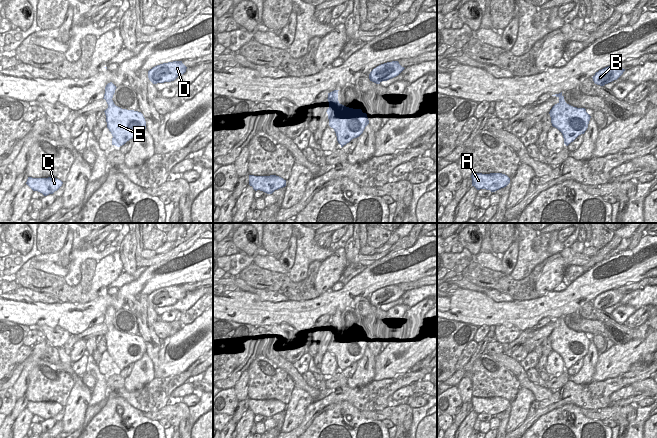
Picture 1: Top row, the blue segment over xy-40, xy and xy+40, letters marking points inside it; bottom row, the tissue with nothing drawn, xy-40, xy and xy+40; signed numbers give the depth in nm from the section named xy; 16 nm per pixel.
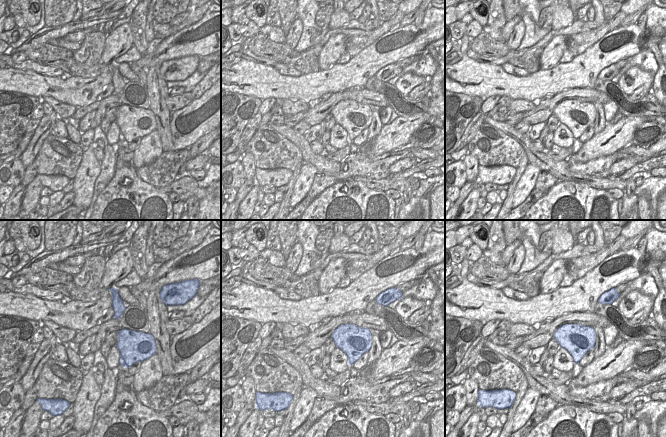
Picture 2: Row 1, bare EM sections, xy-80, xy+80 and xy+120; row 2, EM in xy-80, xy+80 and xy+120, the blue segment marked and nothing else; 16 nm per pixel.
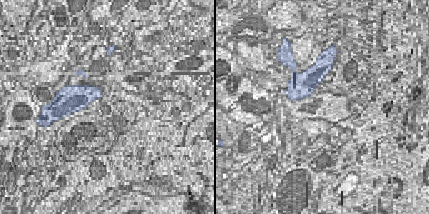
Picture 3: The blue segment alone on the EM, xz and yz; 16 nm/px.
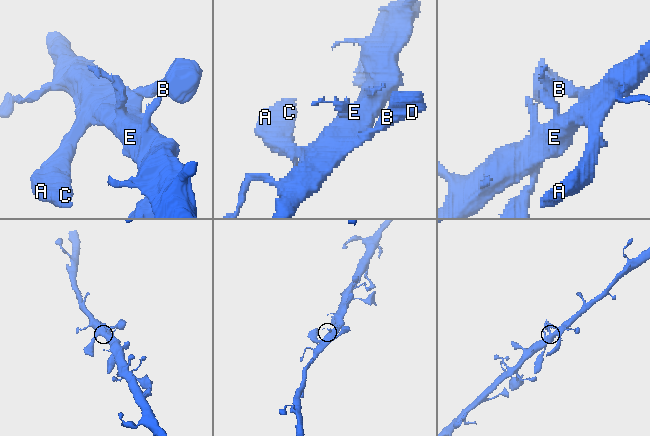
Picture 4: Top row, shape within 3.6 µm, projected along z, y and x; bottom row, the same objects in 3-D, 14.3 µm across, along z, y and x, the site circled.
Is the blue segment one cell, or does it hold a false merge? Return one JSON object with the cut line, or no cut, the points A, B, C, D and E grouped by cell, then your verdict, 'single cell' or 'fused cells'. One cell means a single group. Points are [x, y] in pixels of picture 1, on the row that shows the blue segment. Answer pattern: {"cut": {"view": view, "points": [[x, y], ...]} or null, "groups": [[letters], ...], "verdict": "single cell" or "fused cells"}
{"cut": null, "groups": [["A", "B", "C", "D", "E"]], "verdict": "single cell"}

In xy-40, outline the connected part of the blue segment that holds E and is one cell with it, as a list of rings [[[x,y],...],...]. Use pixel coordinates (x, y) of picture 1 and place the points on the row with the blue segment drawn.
[[[112,82],[108,83],[103,99],[108,104],[104,112],[107,128],[113,136],[112,145],[120,147],[130,139],[140,136],[146,129],[146,121],[141,112],[122,109],[114,104],[112,98],[116,88]]]

